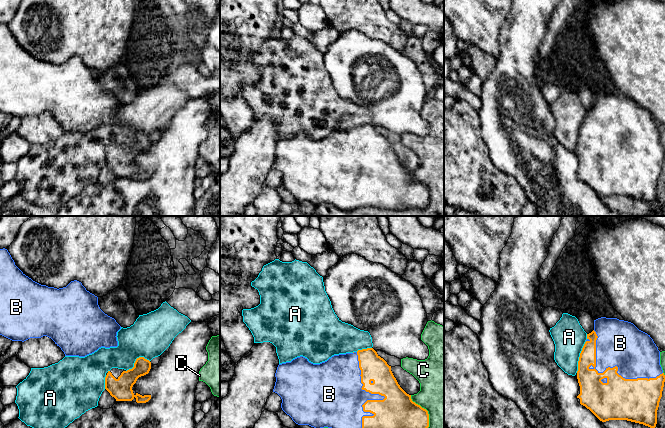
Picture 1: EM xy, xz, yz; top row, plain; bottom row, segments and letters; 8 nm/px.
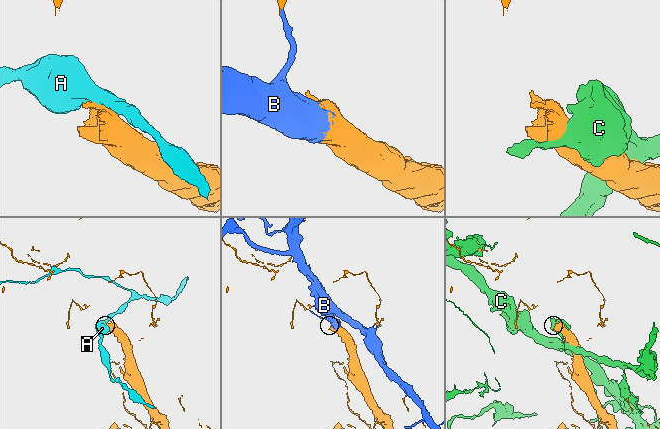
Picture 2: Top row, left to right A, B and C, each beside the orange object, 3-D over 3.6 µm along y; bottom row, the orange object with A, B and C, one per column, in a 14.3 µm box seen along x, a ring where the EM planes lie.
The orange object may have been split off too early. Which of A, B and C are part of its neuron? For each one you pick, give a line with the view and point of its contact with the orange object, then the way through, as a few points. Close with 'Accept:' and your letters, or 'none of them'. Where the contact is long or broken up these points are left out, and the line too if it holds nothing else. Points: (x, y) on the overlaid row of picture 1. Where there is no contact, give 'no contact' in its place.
B: meets orange in yz at (613, 367)
Accept: B

